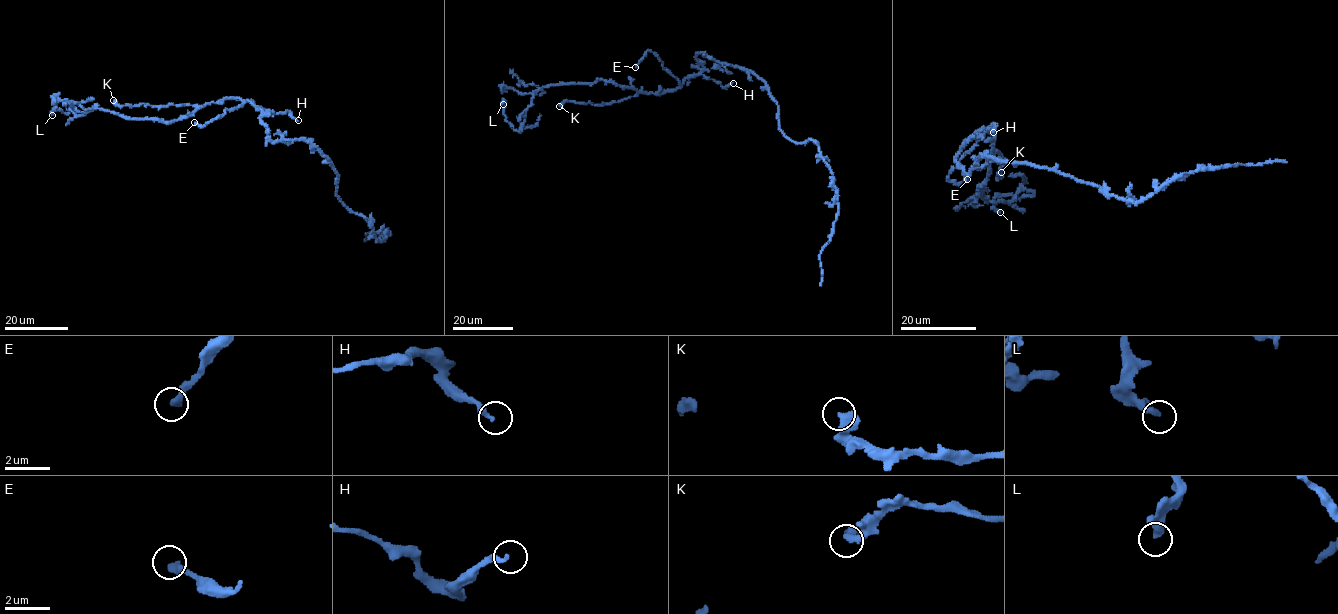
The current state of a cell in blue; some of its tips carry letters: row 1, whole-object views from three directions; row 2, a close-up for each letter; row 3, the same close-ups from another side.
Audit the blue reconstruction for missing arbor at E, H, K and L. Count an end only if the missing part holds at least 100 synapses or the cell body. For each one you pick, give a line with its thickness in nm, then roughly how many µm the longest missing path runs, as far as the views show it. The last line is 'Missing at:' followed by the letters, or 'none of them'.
Missing at: none of them

